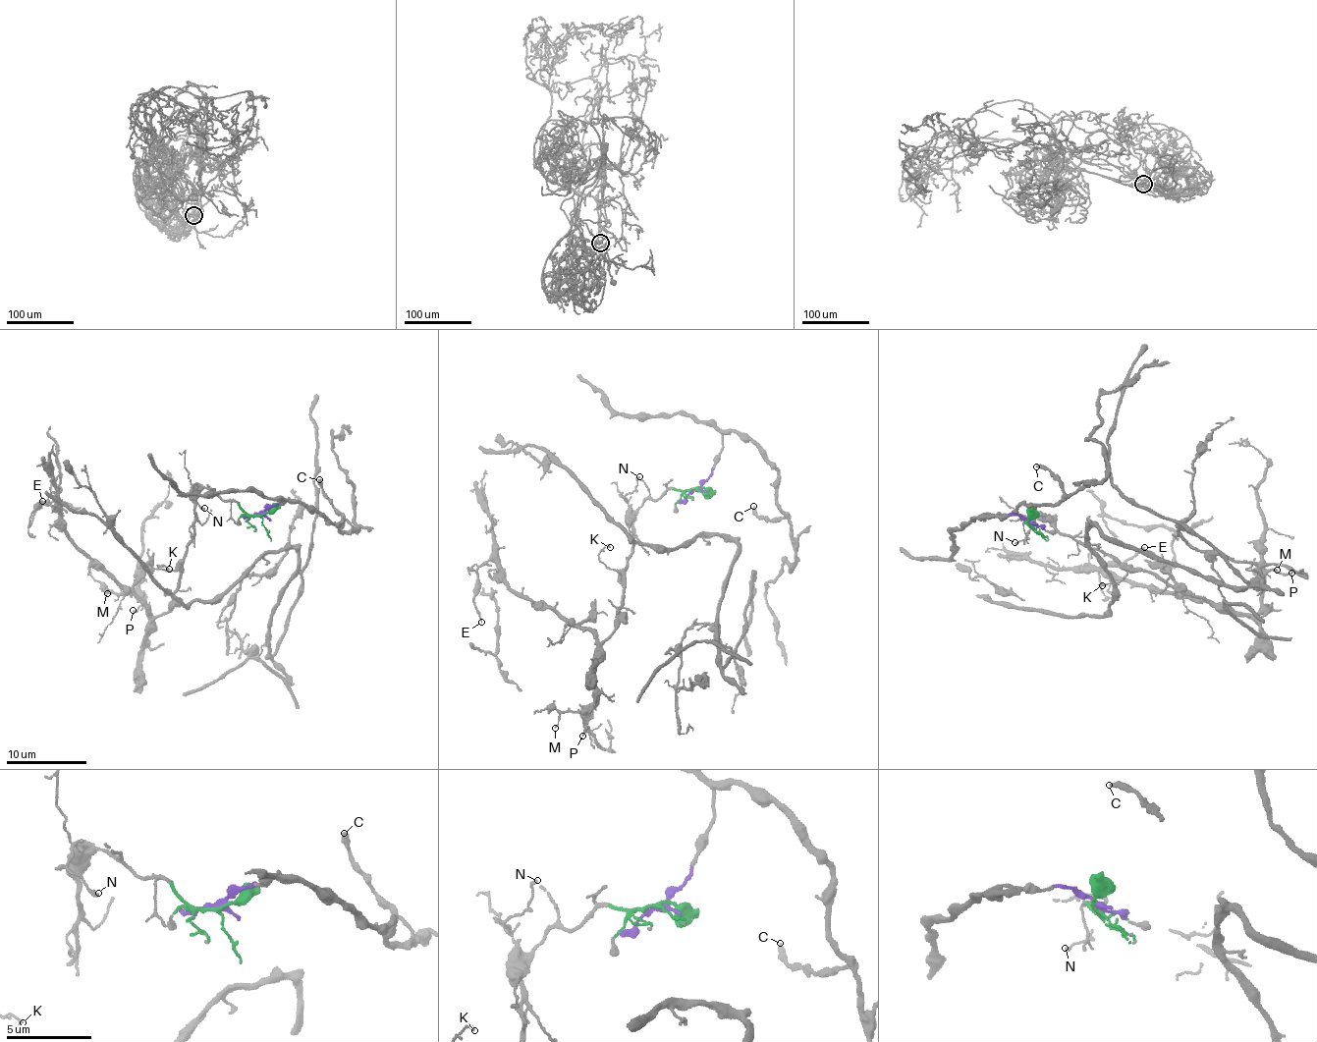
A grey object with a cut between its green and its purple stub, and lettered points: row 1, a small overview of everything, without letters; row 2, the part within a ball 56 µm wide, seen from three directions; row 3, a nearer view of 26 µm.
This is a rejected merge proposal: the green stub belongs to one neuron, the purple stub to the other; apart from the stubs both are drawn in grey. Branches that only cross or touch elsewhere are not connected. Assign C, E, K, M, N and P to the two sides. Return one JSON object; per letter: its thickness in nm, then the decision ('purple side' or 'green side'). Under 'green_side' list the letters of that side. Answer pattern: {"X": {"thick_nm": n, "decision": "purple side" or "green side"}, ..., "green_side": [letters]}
{"C": {"thick_nm": 320, "decision": "purple side"}, "E": {"thick_nm": 120, "decision": "green side"}, "K": {"thick_nm": 130, "decision": "green side"}, "M": {"thick_nm": 100, "decision": "green side"}, "N": {"thick_nm": 140, "decision": "green side"}, "P": {"thick_nm": 150, "decision": "green side"}, "green_side": ["E", "K", "M", "N", "P"]}

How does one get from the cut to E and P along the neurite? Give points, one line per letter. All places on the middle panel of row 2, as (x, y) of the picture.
E: (696, 488), (667, 489), (634, 516), (618, 628), (602, 641), (509, 588), (492, 561), (477, 569), (481, 622)
P: (696, 488), (667, 489), (646, 498), (634, 516), (618, 628), (600, 647), (598, 689), (582, 736)

